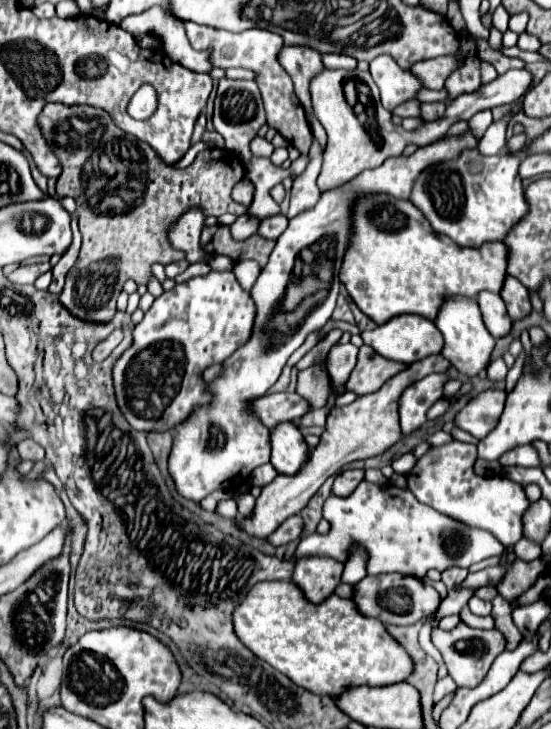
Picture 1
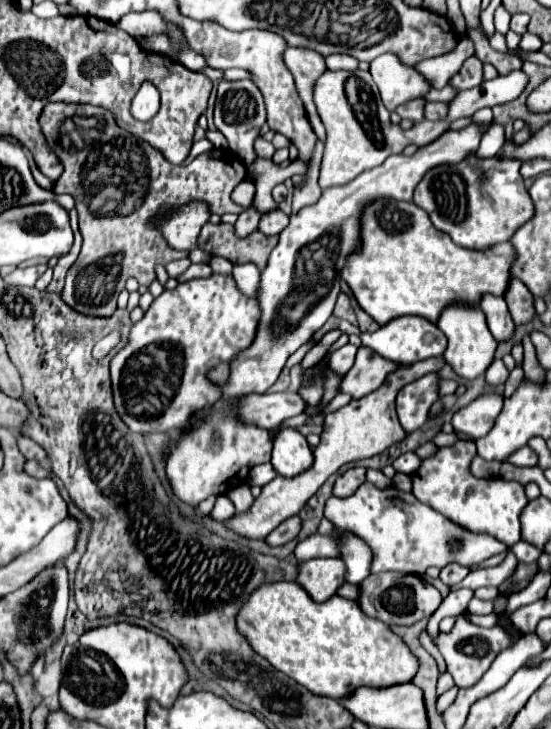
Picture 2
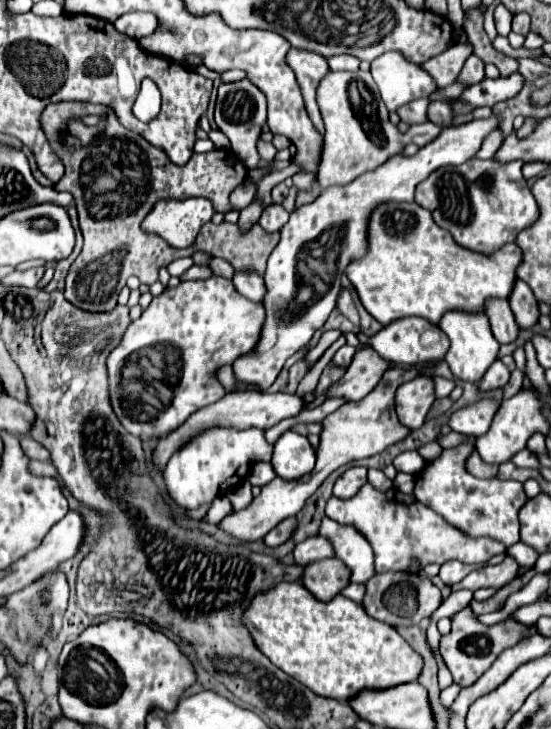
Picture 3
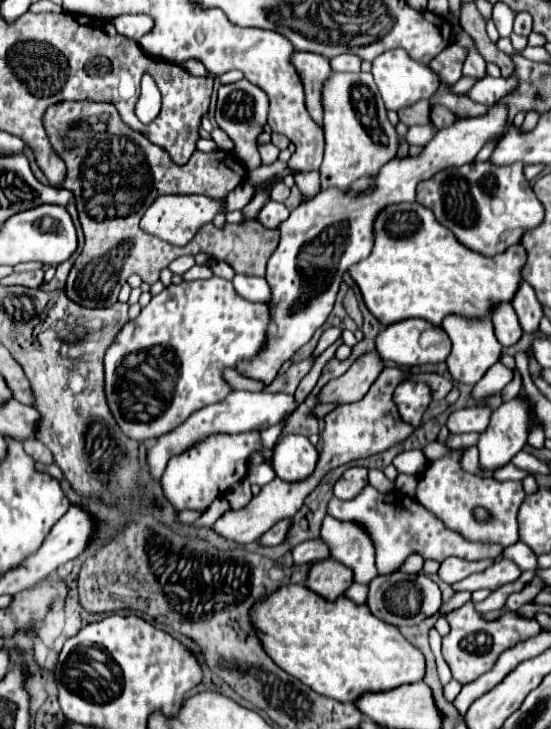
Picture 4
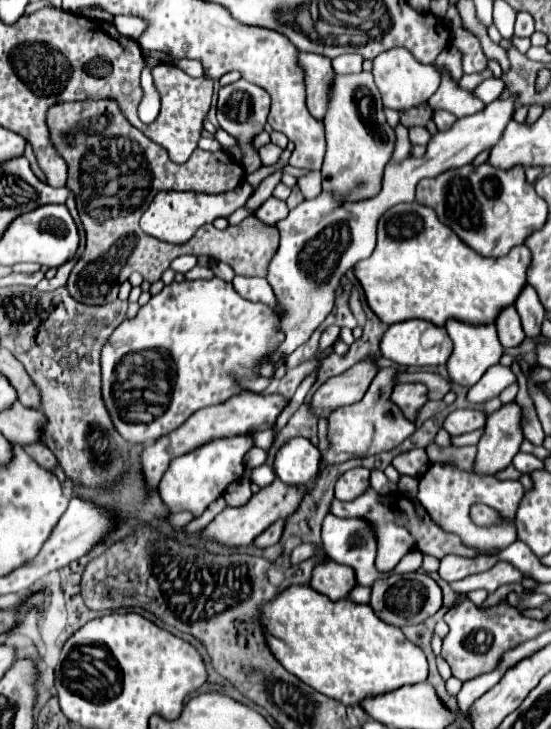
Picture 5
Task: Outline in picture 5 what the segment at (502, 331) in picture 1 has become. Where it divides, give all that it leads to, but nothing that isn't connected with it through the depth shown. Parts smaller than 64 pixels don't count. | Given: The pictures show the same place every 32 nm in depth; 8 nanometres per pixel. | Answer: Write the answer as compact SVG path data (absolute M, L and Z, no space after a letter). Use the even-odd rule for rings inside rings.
M506 308L500 312L500 316L496 318L496 328L498 328L498 336L500 336L500 344L504 348L514 348L520 346L526 338L524 328L520 324L520 316L516 312L516 308Z

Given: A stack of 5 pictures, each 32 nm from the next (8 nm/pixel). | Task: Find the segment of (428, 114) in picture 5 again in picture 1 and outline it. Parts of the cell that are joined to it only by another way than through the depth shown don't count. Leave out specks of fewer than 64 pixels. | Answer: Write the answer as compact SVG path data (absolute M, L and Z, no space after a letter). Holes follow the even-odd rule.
M410 100L410 102L402 104L402 106L398 106L394 110L394 114L398 114L400 118L420 118L420 104L422 102L418 102L418 100Z

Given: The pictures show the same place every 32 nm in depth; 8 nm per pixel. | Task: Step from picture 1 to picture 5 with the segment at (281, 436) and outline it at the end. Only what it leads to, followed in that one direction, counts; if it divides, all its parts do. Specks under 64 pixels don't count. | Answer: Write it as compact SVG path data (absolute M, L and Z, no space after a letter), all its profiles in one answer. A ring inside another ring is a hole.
M290 438L276 456L276 476L288 486L304 486L320 478L322 454L306 438Z

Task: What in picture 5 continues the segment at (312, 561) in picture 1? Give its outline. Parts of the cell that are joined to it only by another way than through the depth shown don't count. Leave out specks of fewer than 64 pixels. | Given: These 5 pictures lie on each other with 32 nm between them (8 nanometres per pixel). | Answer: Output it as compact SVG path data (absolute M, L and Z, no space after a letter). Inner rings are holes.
M324 560L320 566L314 568L310 586L316 592L326 594L330 600L342 600L348 598L354 590L356 576L352 568L338 564L334 560Z

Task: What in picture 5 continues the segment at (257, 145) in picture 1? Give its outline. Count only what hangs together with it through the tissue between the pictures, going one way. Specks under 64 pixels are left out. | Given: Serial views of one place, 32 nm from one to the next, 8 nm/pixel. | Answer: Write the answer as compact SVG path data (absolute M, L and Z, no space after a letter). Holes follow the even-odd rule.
M266 144L266 146L262 146L260 148L260 160L262 160L262 164L264 166L272 166L272 164L276 164L278 162L278 158L280 158L280 152L282 152L282 148L280 146L276 146L276 144Z

